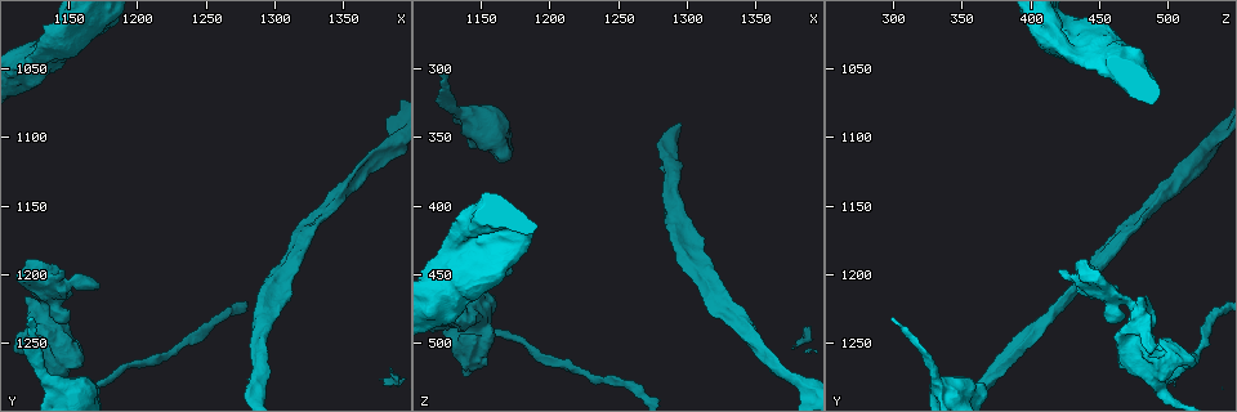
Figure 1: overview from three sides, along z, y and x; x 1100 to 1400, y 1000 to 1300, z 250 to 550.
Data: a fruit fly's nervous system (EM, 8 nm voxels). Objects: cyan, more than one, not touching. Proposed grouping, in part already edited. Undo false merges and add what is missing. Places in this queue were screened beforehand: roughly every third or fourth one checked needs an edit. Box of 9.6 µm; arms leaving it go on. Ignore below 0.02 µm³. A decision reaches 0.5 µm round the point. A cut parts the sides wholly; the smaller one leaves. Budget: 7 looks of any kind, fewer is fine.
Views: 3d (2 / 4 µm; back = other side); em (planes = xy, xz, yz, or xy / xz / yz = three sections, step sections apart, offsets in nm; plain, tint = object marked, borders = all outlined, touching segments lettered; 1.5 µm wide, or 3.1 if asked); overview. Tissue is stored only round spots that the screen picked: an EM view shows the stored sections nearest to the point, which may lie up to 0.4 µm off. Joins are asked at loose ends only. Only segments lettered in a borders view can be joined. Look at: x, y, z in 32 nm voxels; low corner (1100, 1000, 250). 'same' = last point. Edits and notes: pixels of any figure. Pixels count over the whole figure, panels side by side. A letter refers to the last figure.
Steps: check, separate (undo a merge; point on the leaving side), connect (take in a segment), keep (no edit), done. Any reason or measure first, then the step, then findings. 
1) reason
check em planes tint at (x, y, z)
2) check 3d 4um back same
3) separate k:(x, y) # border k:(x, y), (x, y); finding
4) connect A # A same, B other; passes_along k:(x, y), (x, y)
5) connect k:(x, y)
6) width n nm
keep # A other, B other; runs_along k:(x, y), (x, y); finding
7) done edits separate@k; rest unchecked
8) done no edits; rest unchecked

thin end
check 3d 2um at (1124, 1232, 300)

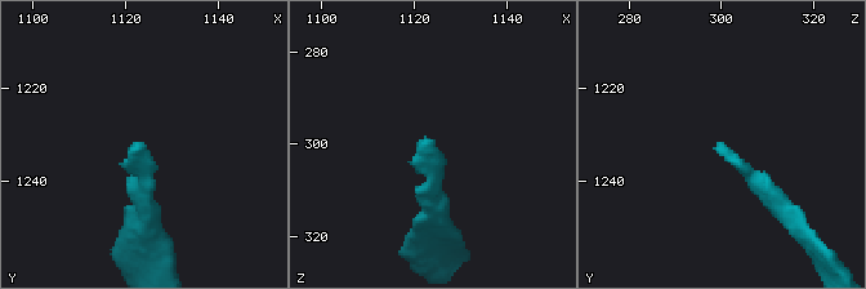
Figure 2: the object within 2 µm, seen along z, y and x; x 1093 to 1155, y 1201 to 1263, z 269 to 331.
need the tissue
check em planes borders at (1123, 1231, 299)

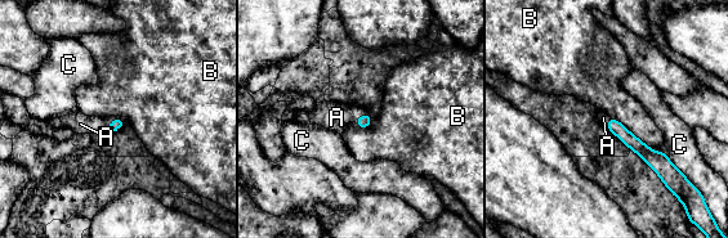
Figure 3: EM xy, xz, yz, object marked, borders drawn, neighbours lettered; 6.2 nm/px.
longest_contact B 320 nm
connect 3:(80, 124) # A same, B other, C other; passes_along 3:(116, 124), (110, 124), (80, 124); it goes on there

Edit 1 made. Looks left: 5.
closes a loop
check 3d 2um at (1142, 1262, 514)

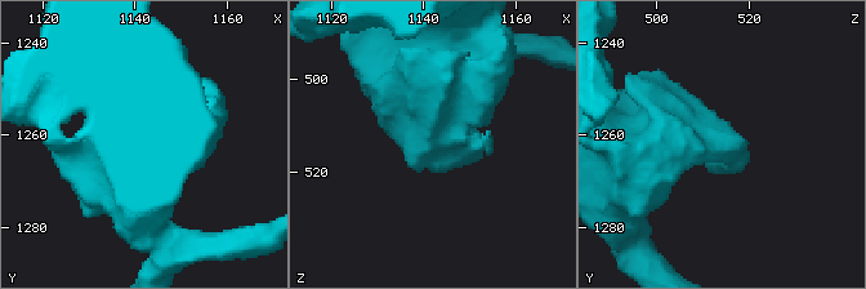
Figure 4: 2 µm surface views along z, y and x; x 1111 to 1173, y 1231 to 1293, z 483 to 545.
check em planes borders at (1140, 1261, 515)

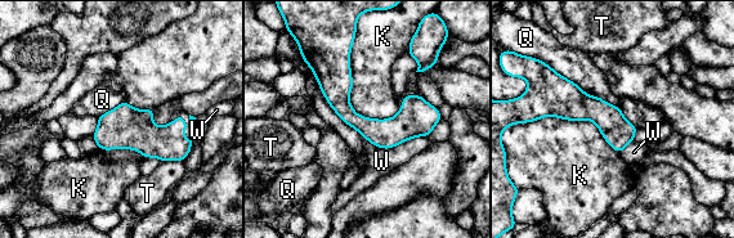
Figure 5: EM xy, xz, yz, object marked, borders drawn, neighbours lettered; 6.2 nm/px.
keep # K other, Q other, T other, W other; runs_along 5:(340, 54), (340, 104), (358, 122), (428, 130); continuous, no second cell

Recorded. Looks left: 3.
branch stops here
check em xz step 4 tint at (1144, 1196, 420)

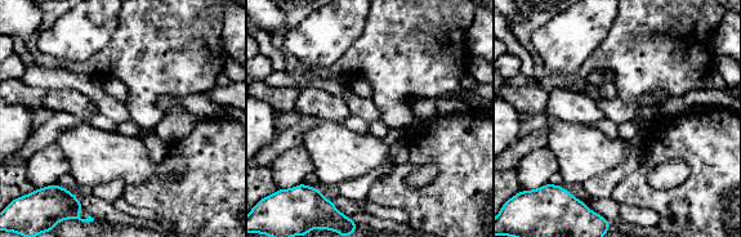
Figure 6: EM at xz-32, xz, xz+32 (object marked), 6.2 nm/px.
check em planes borders same

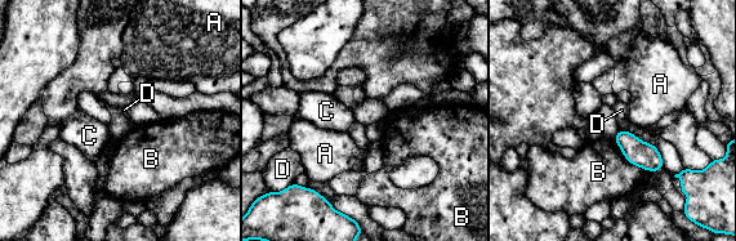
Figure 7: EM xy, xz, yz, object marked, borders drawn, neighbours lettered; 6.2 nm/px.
longest_contact B 300 nm
keep # A other, B other, C other, D other; border 7:(619, 129), (625, 132); none of them fits

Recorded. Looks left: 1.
done edits connect@3; rest unchecked

